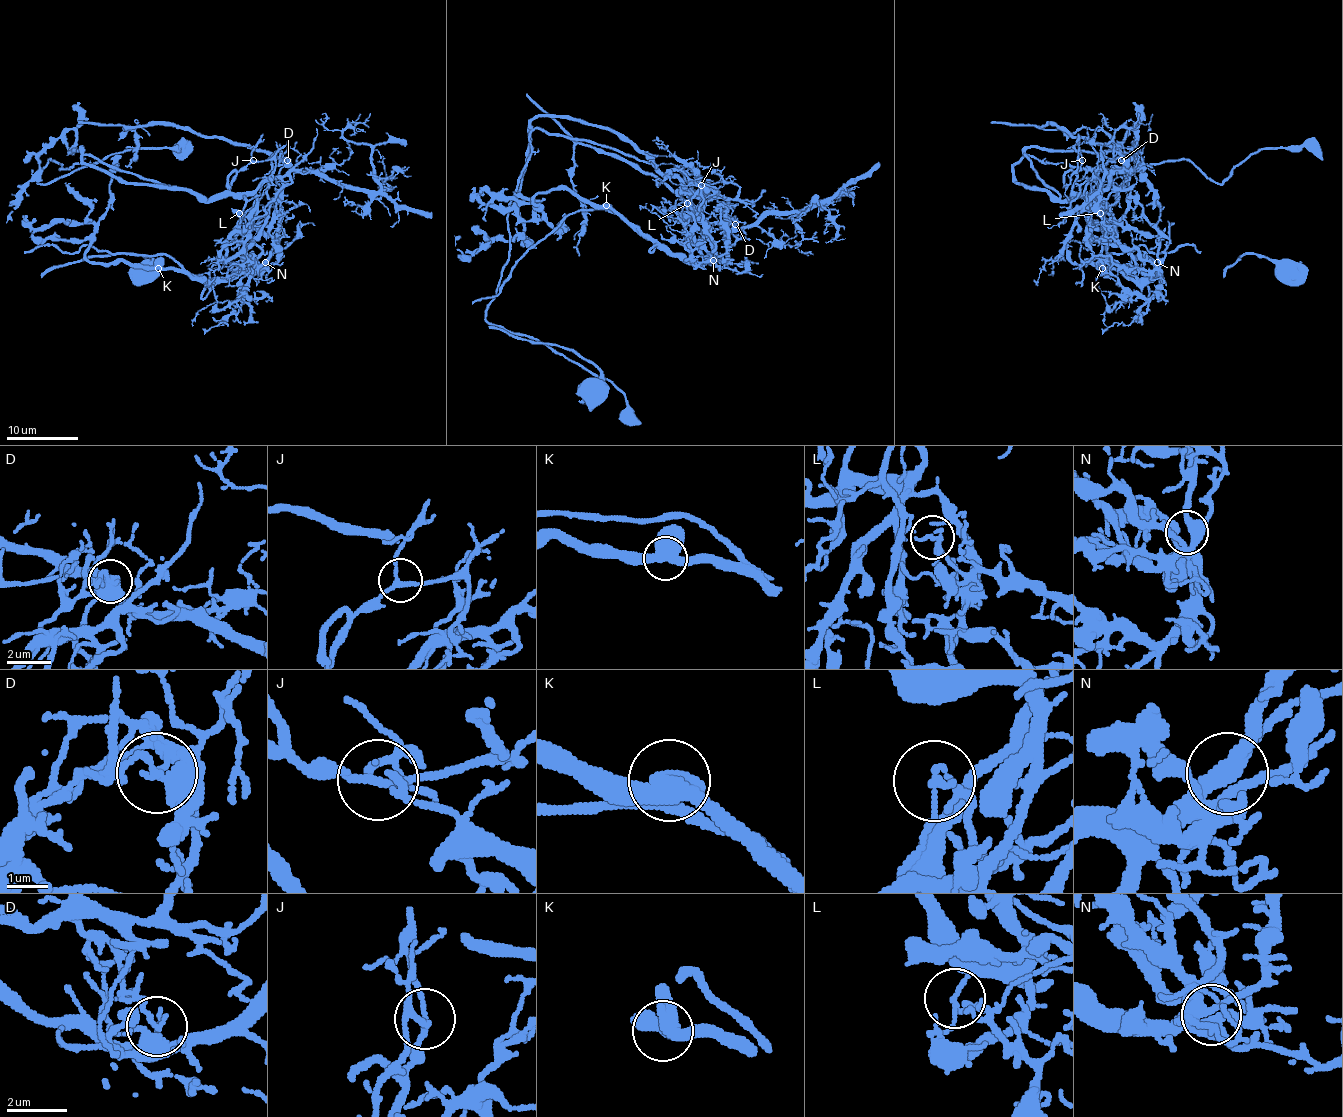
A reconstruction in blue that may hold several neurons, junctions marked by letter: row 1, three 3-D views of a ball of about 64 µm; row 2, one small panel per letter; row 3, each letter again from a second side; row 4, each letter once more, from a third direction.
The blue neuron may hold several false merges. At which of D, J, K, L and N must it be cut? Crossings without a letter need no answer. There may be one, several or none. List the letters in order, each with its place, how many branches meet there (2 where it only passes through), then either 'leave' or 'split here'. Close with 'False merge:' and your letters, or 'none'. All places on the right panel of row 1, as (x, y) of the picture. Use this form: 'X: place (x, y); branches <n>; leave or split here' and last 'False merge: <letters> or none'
D: place (1121, 160); branches 2; split here
J: place (1082, 160); branches 3; leave
K: place (1102, 268); branches 3; leave
L: place (1100, 213); branches 3; split here
N: place (1157, 262); branches 3; leave
False merge: D, L

